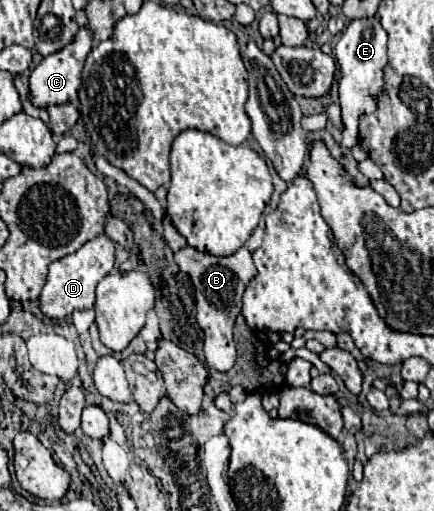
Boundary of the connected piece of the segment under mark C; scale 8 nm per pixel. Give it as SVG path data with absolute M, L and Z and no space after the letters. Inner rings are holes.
M81 27L75 41L63 47L61 51L43 57L43 61L31 71L29 77L29 91L31 91L31 103L39 109L47 109L51 105L61 105L61 103L77 103L77 91L81 85L81 71L83 63L91 51L91 39L93 33L89 27Z

